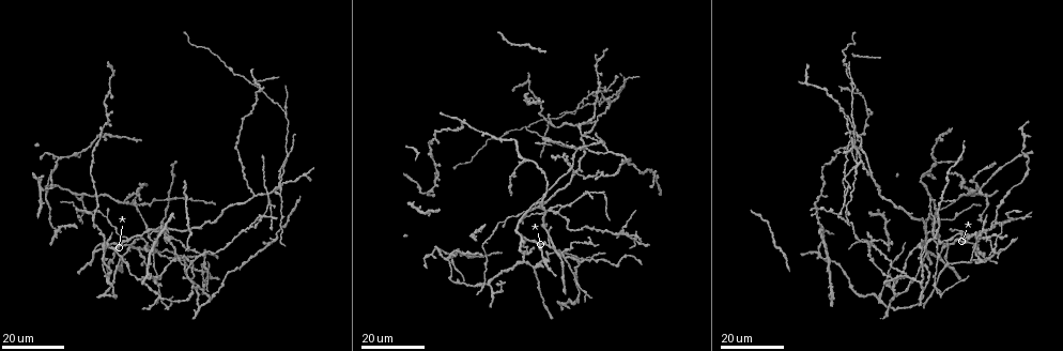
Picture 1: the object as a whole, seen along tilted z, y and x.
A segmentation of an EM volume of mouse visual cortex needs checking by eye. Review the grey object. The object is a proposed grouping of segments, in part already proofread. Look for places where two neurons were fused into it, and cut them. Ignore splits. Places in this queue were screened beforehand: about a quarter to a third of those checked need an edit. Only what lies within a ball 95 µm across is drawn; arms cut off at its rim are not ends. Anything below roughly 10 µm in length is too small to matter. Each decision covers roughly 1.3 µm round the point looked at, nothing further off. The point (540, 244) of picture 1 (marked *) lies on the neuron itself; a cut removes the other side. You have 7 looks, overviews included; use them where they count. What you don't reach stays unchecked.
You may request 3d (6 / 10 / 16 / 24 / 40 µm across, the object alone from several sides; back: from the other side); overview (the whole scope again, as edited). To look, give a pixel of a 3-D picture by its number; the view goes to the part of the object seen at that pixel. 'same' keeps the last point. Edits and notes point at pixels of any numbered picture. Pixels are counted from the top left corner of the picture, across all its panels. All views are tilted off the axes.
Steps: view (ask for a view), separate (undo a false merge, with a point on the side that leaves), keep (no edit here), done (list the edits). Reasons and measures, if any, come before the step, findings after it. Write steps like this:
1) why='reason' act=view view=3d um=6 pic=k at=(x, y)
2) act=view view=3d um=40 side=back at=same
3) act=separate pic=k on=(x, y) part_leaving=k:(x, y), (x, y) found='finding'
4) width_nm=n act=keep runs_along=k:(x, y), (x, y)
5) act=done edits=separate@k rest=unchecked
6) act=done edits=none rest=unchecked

why='a fork' act=view view=3d um=16 pic=1 at=(128, 238)

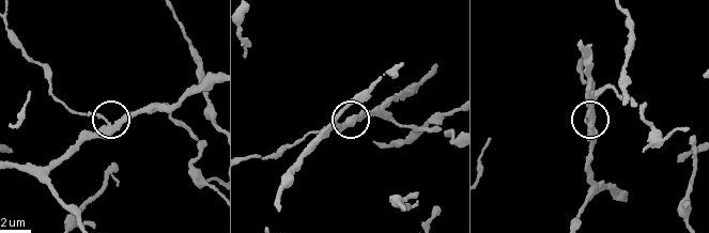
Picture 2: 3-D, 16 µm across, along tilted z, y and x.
act=view view=3d um=6 pic=2 at=(101, 117)

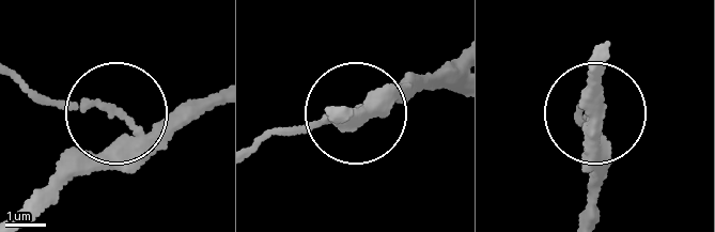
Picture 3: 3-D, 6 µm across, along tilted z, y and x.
arms=3 act=separate pic=3 on=(89, 102) part_leaving=3:(138, 132), (15, 74) found='a second neuron is stuck on'

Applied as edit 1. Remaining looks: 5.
why='redraw' act=view view=overview

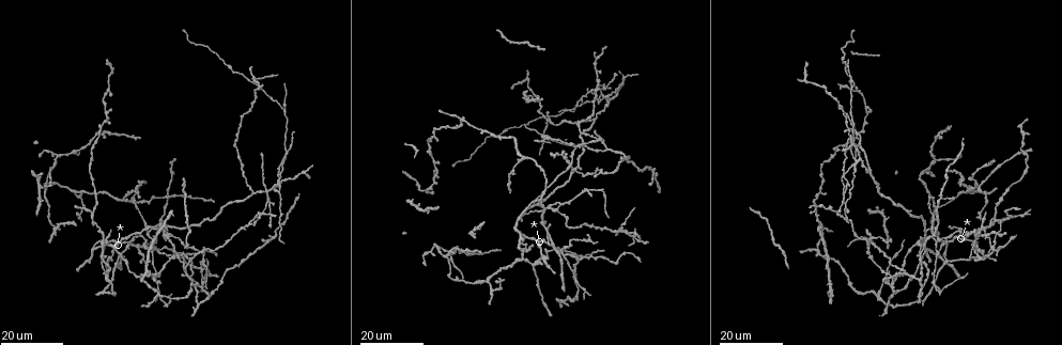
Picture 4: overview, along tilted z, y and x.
why='looks like a crossing' act=view view=3d um=16 pic=4 at=(109, 277)

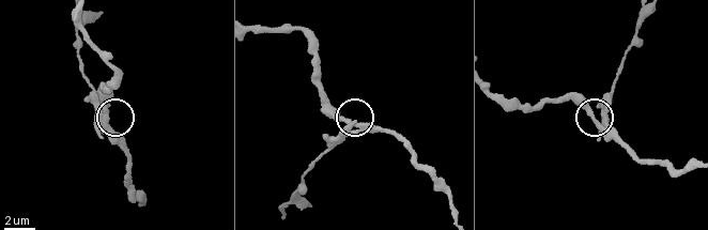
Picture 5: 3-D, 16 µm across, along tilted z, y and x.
act=view view=3d um=10 pic=5 at=(102, 123)

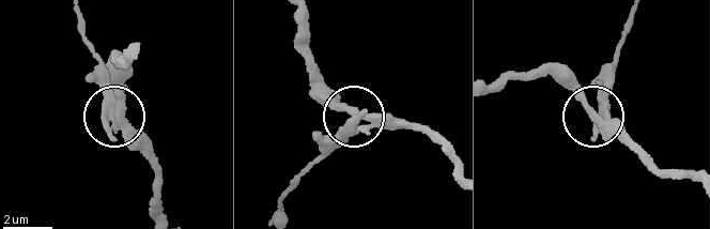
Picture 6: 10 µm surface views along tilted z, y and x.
act=separate pic=6 on=(103, 95) part_leaving=6:(611, 116), (608, 66), (630, 15) found='two neurons meet here'

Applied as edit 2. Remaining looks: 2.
act=done edits=separate@3,separate@6 rest=unchecked

